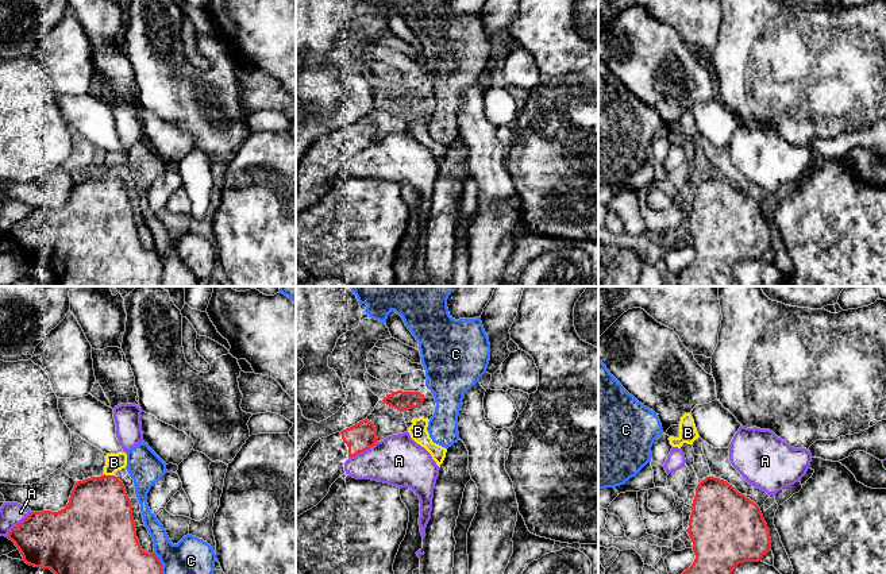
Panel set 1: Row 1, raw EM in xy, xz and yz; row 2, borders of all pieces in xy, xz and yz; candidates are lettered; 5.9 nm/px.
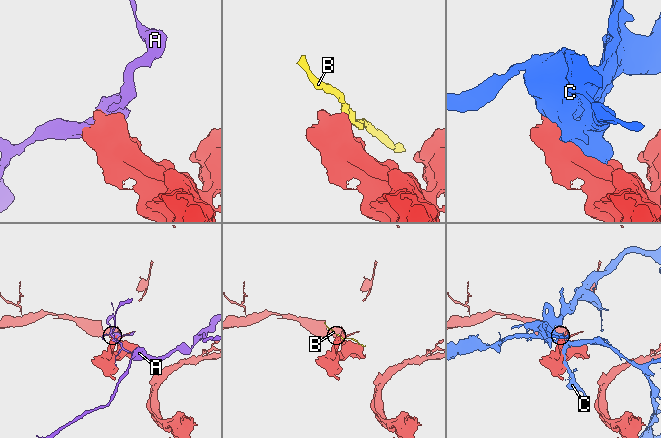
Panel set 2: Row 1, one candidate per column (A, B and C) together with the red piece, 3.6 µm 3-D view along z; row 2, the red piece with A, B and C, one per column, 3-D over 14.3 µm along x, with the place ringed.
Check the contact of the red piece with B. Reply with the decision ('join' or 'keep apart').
keep apart

